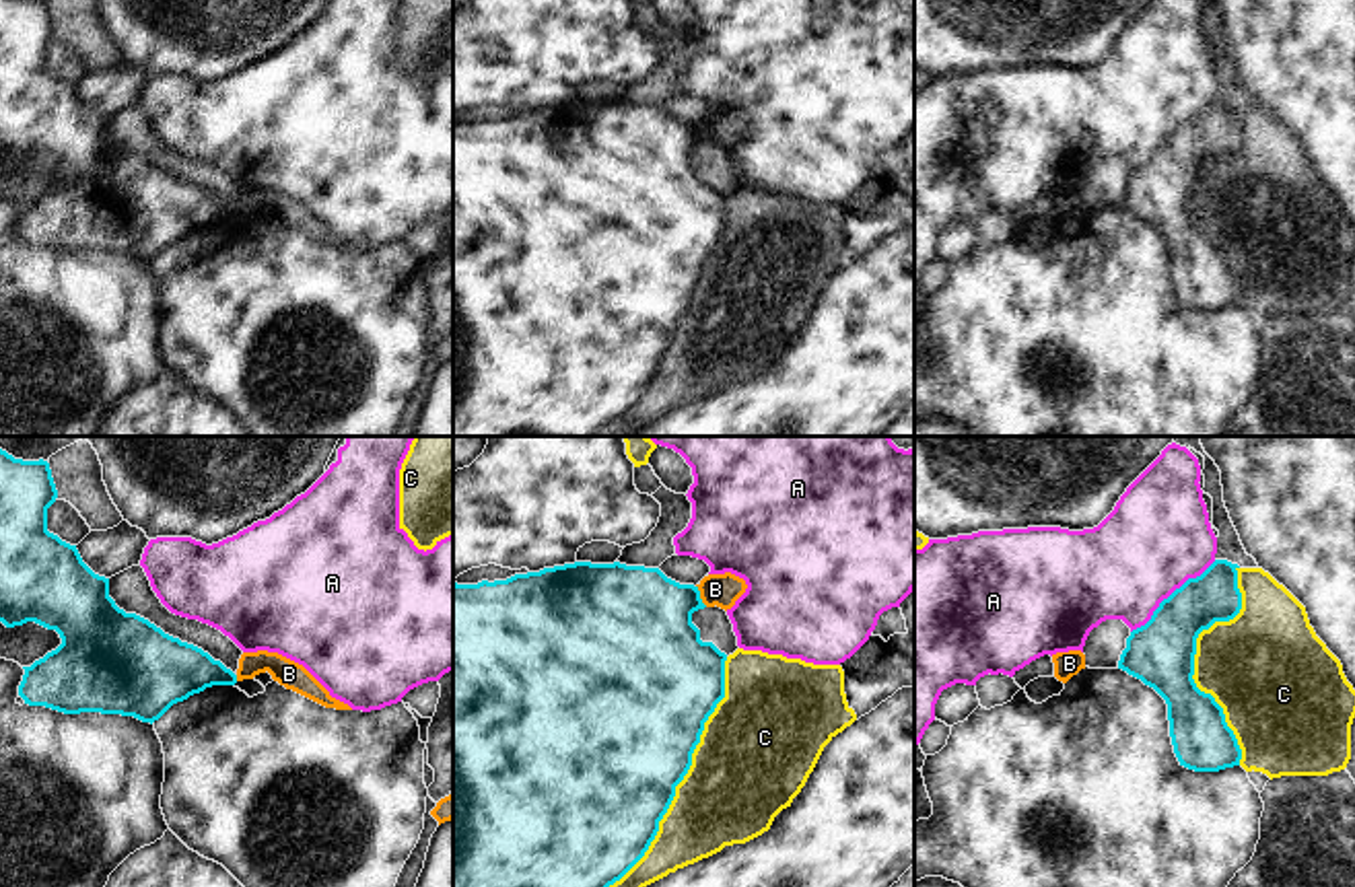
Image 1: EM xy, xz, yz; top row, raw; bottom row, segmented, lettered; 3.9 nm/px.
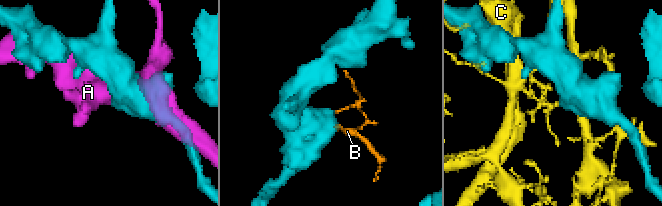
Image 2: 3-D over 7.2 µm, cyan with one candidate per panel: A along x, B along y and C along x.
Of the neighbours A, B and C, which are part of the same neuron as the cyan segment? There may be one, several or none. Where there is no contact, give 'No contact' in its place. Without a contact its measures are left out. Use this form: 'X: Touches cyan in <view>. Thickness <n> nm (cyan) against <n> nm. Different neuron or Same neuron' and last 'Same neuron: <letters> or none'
A: Touches cyan in yz. Thickness 260 nm (cyan) against 400 nm. Different neuron
B: Touches cyan in xz. Thickness 400 nm (cyan) against 130 nm. Different neuron
C: Touches cyan in xz. Thickness 500 nm (cyan) against 420 nm. Different neuron
Same neuron: none.

